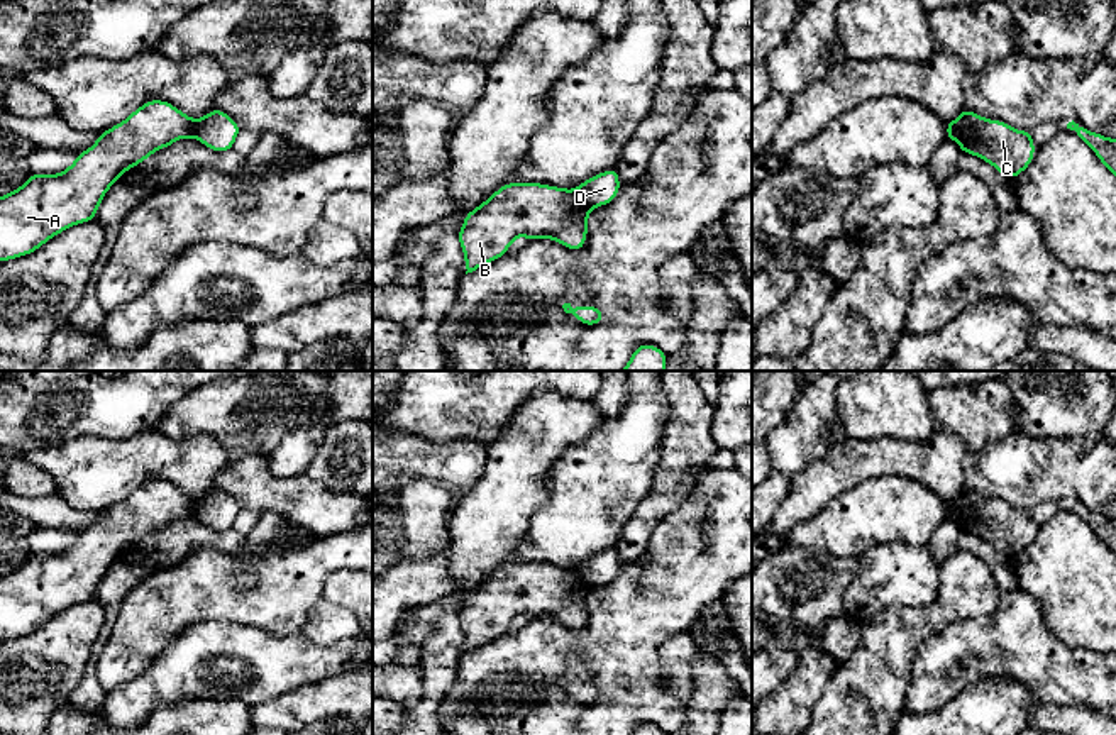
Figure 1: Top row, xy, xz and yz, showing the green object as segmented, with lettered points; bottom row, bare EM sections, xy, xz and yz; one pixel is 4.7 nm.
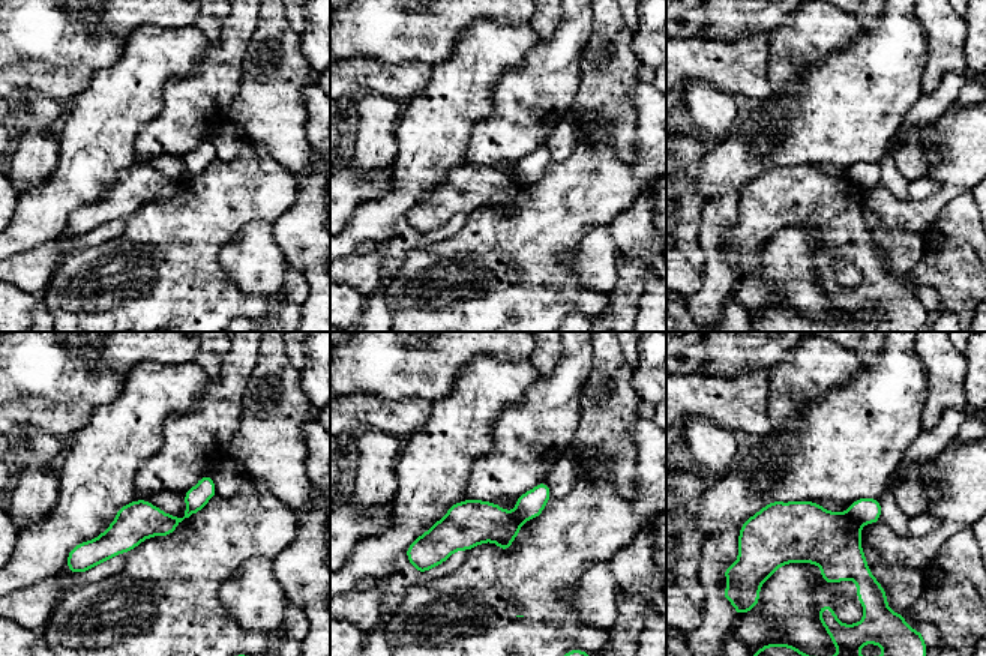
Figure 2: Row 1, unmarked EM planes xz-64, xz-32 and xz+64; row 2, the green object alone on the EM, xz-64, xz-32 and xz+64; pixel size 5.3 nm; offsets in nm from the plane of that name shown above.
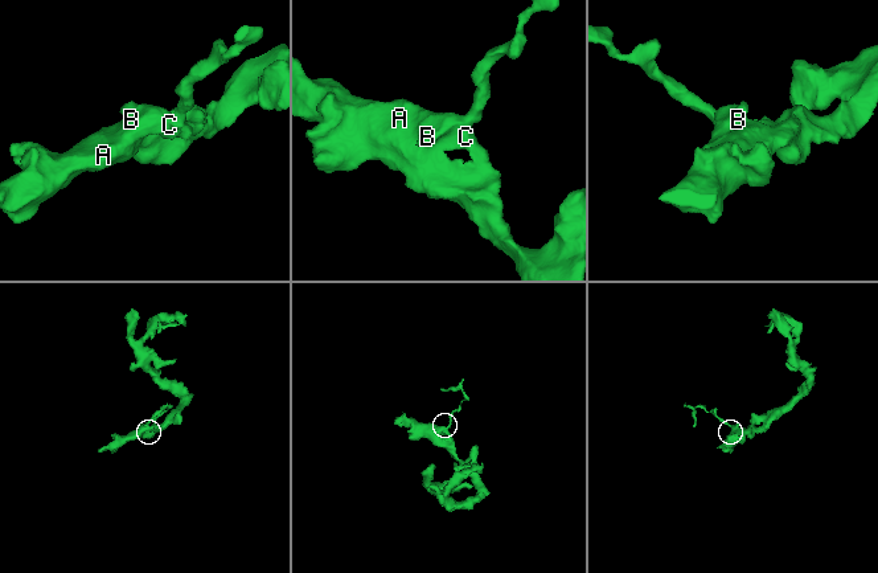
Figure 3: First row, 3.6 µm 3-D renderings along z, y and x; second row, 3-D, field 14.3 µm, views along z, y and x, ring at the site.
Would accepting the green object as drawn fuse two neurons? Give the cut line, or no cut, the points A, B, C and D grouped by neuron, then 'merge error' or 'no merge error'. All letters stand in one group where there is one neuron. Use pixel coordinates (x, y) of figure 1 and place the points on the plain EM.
xz (574, 569), (591, 586) | A B C / D | merge error

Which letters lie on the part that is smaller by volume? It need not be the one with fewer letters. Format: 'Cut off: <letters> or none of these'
Cut off: D

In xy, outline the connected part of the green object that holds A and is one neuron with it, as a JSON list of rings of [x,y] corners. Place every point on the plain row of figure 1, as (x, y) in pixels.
[[[149,479],[124,501],[98,513],[98,520],[78,532],[76,540],[63,552],[30,552],[20,567],[0,576],[0,642],[27,635],[71,605],[93,600],[105,572],[127,549],[178,518],[195,517],[198,505],[200,500],[185,495],[174,484]]]

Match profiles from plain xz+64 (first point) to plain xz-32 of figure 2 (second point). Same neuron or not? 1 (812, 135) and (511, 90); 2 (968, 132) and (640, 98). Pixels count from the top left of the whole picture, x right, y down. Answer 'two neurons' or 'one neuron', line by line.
1: one neuron
2: one neuron

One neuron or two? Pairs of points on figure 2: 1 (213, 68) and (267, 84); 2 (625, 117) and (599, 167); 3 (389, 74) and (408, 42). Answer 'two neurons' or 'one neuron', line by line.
1: two neurons
2: two neurons
3: two neurons

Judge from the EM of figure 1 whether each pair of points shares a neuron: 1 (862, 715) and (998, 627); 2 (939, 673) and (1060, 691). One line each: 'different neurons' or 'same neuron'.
1: different neurons
2: same neuron

